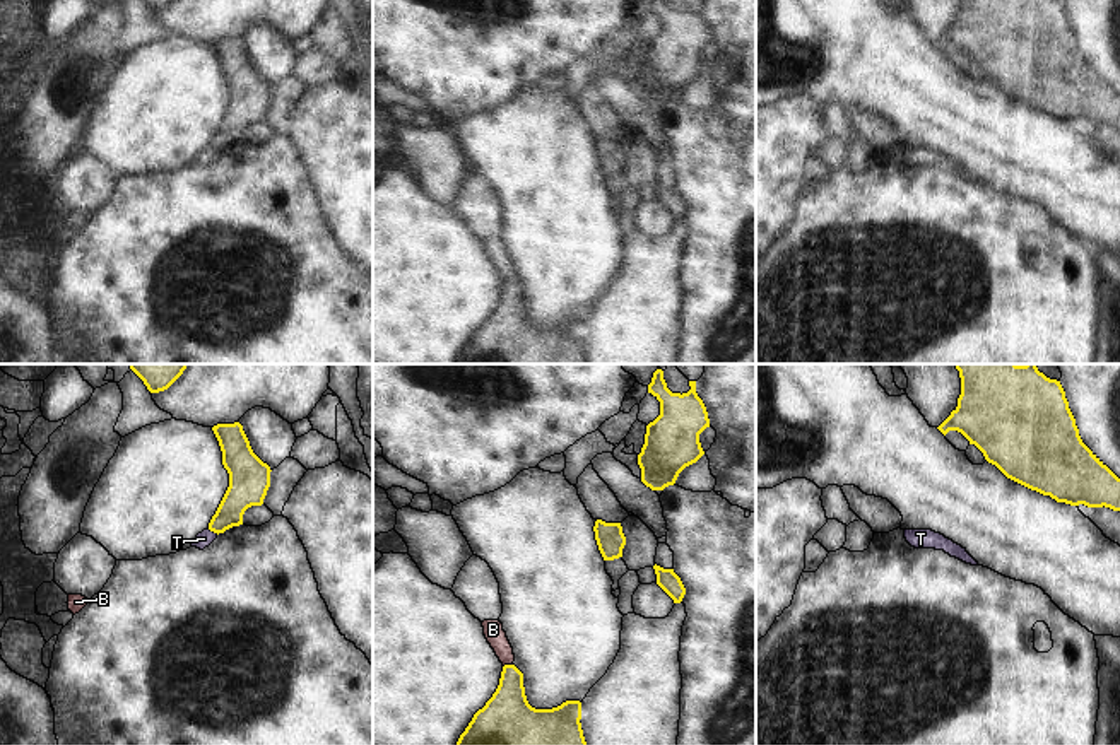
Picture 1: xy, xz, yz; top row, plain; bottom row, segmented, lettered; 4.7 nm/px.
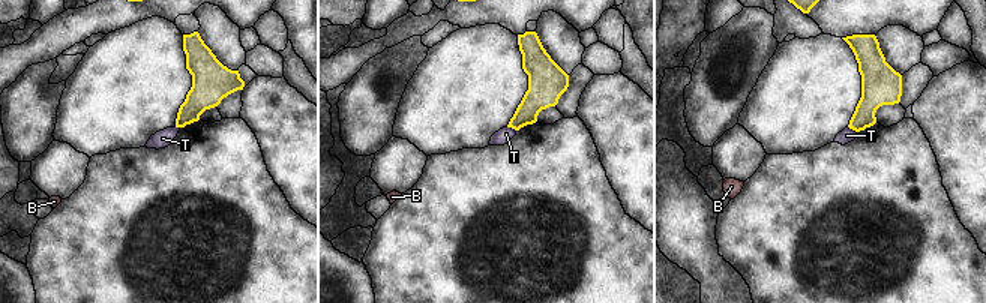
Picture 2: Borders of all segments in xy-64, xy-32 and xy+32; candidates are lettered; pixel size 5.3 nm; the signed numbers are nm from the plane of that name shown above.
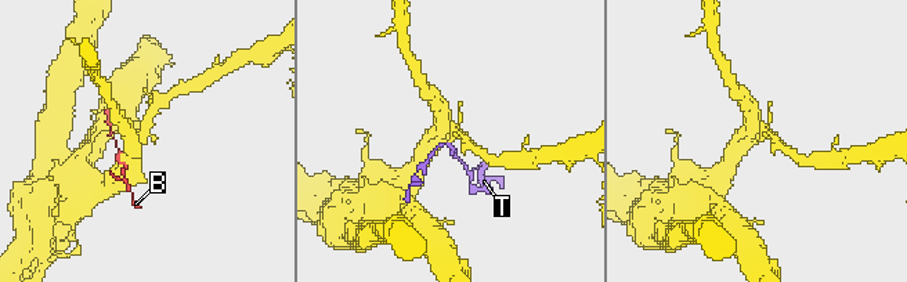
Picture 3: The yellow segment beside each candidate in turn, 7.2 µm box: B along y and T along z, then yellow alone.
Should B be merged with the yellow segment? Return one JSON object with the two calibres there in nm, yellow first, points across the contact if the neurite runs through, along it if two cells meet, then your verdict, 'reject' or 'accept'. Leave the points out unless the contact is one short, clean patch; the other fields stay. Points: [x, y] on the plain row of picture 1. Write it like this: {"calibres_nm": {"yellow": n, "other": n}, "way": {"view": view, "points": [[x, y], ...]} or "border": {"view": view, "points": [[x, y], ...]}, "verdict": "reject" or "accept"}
{"calibres_nm": {"yellow": 240, "other": 100}, "verdict": "reject"}

